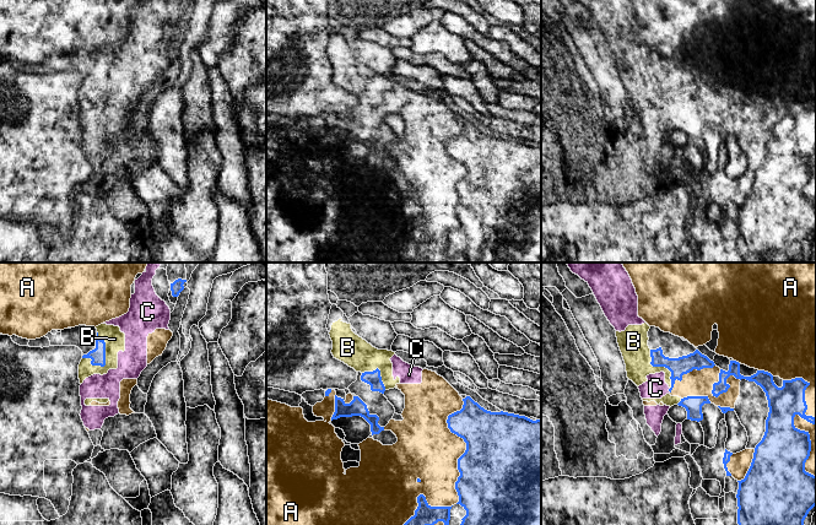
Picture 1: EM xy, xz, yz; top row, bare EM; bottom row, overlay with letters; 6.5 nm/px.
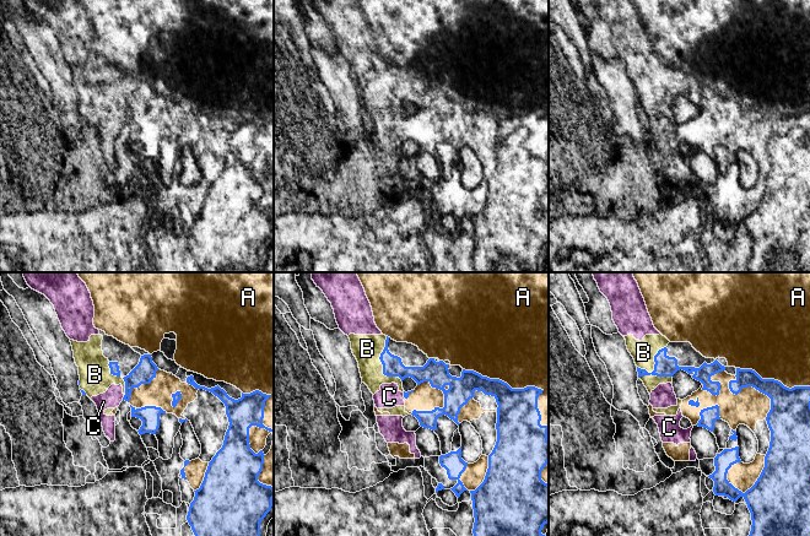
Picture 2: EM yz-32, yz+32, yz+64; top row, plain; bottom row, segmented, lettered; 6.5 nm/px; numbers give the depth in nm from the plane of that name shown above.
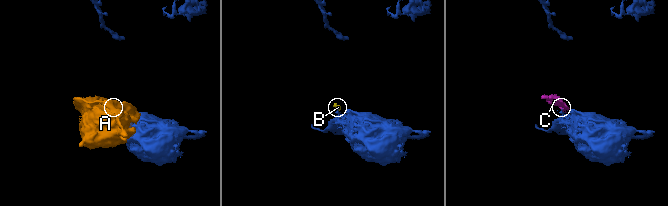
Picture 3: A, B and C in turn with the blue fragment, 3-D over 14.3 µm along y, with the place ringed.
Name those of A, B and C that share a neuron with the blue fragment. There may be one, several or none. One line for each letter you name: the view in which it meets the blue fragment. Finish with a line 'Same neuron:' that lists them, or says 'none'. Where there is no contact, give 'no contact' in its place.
Same neuron: none

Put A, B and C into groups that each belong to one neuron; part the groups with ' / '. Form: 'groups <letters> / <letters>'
groups A B C

